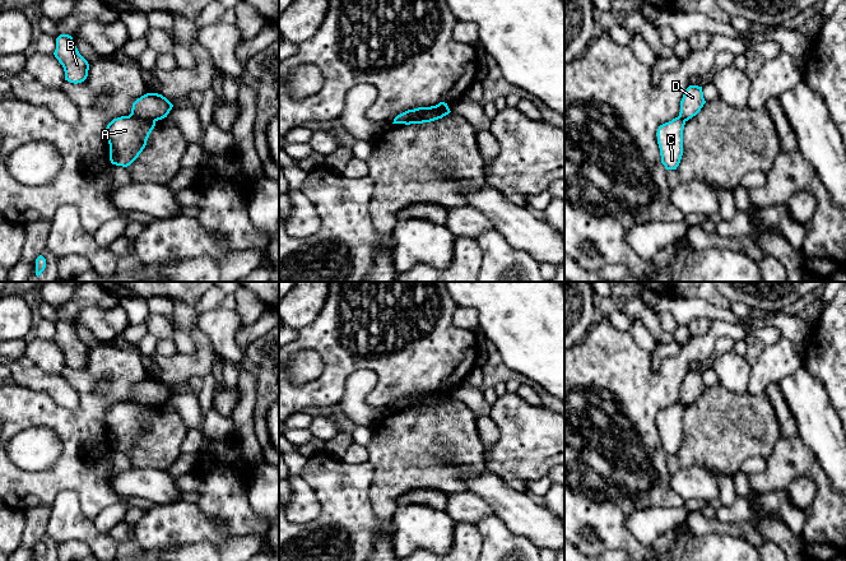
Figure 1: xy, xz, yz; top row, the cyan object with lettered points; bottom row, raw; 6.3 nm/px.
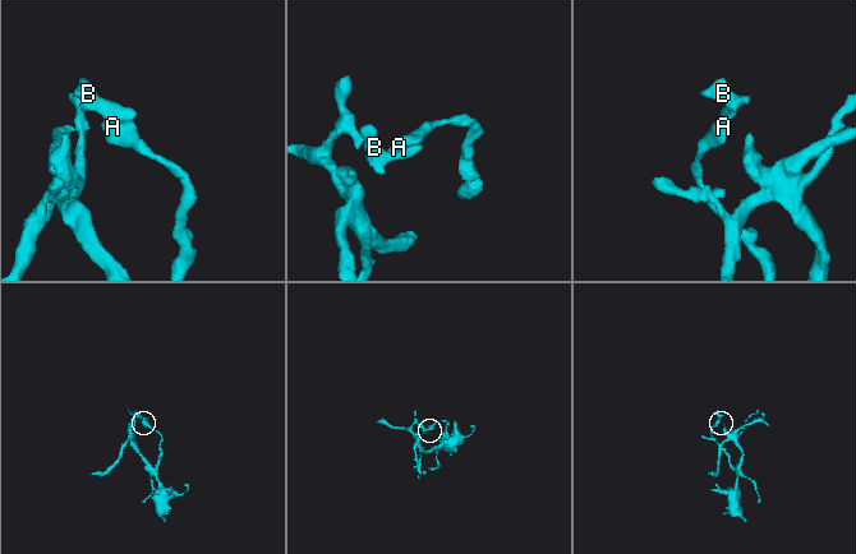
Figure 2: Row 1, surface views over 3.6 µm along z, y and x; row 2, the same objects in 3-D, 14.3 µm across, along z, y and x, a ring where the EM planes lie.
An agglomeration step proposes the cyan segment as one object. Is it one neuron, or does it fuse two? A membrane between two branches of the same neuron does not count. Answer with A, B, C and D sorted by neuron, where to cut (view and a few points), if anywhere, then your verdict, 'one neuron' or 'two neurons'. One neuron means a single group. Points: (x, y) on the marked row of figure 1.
groups A C / B D; cut xz (446, 105), (422, 111), (404, 123); two neurons

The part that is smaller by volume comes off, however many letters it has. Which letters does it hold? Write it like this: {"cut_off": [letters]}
{"cut_off": ["B", "D"]}

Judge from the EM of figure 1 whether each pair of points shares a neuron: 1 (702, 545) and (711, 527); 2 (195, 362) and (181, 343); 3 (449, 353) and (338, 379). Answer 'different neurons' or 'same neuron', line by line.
1: different neurons
2: different neurons
3: same neuron

